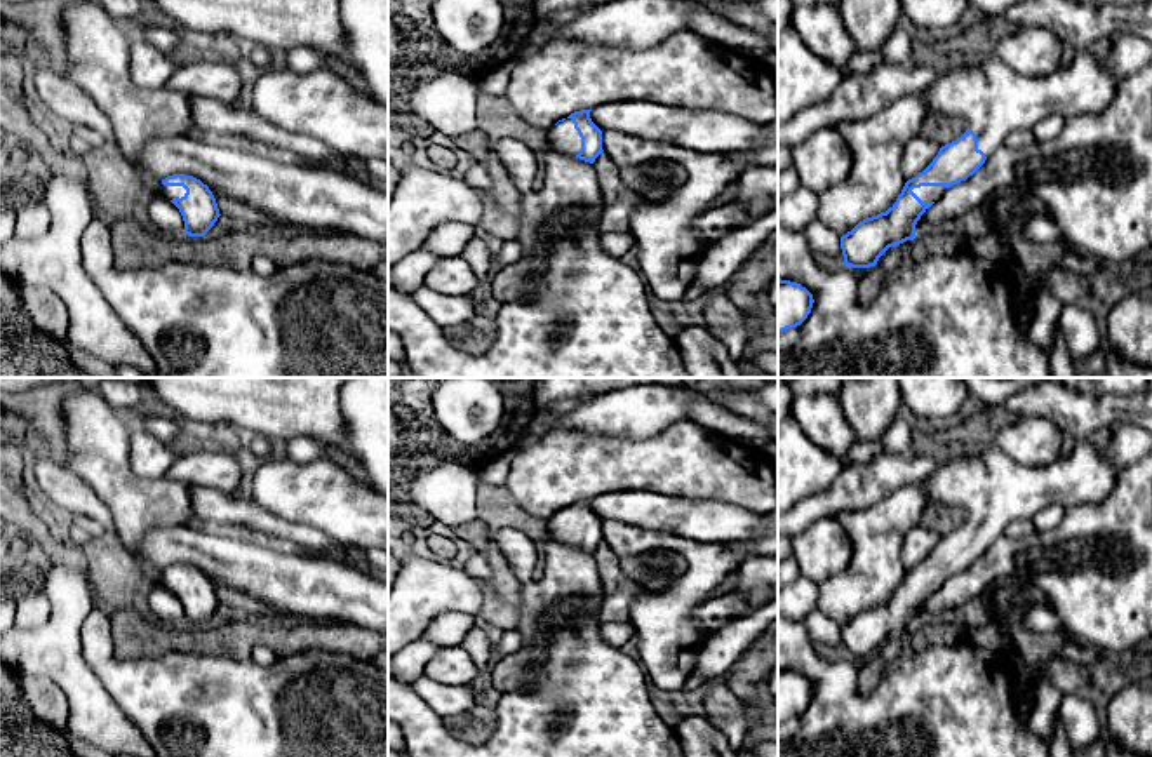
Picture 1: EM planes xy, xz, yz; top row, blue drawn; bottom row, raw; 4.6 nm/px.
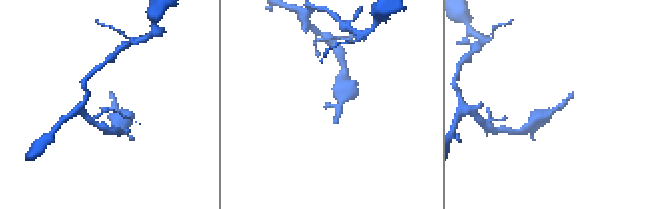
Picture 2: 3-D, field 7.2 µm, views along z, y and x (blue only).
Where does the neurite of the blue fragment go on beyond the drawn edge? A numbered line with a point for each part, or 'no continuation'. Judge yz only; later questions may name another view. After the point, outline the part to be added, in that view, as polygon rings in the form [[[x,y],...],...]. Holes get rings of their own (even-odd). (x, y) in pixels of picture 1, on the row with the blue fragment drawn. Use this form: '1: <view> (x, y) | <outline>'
1: yz (926, 194) | [[[921,186],[914,188],[912,191],[922,200],[922,202],[934,202],[945,193],[945,186]]]

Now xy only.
1: xy (169, 192) | [[[160,186],[160,195],[164,195],[165,198],[172,200],[176,197],[184,197],[186,190],[183,186]]]

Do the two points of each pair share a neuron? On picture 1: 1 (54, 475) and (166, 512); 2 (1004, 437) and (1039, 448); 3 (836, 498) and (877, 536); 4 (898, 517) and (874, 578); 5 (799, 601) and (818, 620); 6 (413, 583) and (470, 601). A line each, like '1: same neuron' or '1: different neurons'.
1: different neurons
2: same neuron
3: different neurons
4: same neuron
5: different neurons
6: same neuron

